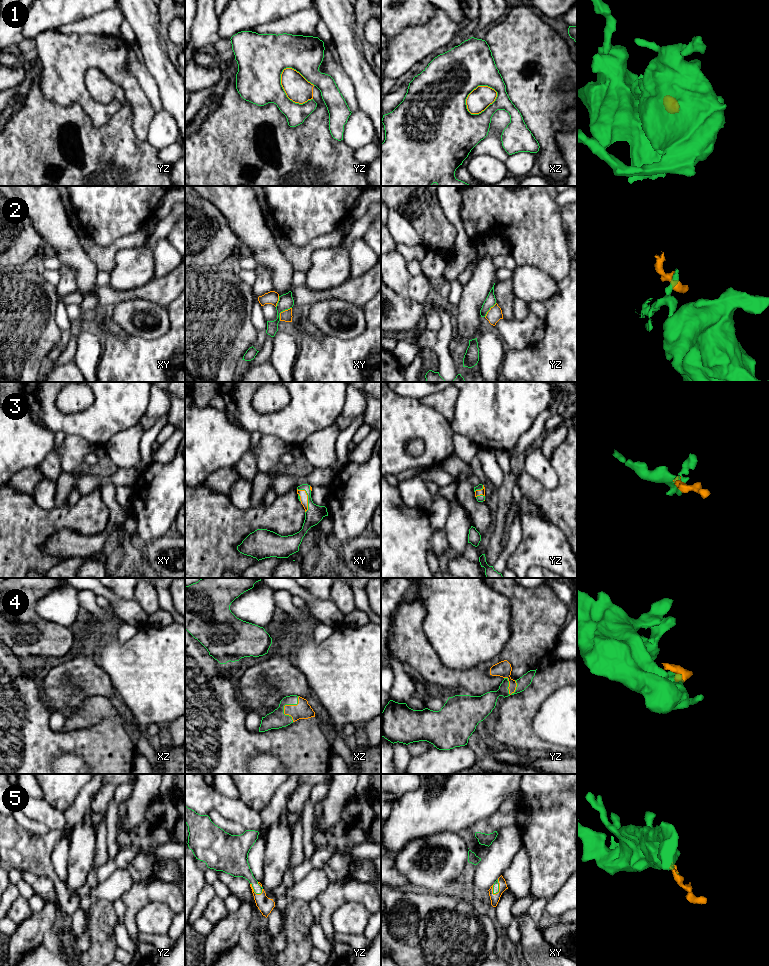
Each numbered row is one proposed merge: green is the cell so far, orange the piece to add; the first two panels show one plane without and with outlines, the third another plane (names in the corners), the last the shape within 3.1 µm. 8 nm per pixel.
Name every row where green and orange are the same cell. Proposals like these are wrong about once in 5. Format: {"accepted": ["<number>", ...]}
{"accepted": ["3", "4", "5"]}

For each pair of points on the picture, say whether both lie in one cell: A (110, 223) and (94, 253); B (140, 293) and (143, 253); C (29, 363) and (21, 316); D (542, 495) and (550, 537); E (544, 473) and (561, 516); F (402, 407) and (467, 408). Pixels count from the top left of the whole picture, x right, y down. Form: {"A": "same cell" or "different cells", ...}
{"A": "different cells", "B": "different cells", "C": "same cell", "D": "different cells", "E": "different cells", "F": "different cells"}

